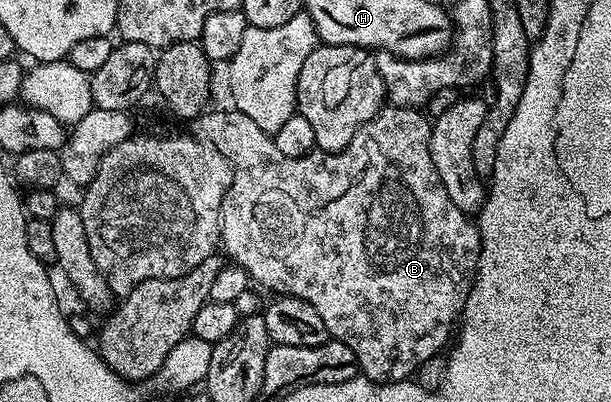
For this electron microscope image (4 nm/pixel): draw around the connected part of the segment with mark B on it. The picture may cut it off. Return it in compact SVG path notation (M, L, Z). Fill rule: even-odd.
M385 106L378 115L370 118L370 122L366 122L366 126L362 126L362 130L358 130L358 134L354 134L350 146L346 146L341 152L313 150L310 155L302 158L286 158L286 154L278 150L275 139L264 132L262 126L246 118L246 114L235 110L212 111L205 110L195 117L191 121L190 132L196 139L213 144L222 155L232 161L232 185L220 207L220 239L222 248L225 248L223 251L229 257L232 255L231 259L243 268L255 283L257 280L261 289L269 288L272 294L297 296L310 302L310 306L318 310L322 322L326 322L329 337L350 346L350 350L354 350L356 355L357 369L366 379L373 380L376 384L393 384L415 377L426 358L441 355L461 319L466 298L476 281L476 267L480 265L480 229L469 213L463 212L454 204L446 186L442 186L442 178L438 178L438 170L434 166L430 150L432 120L418 108Z

